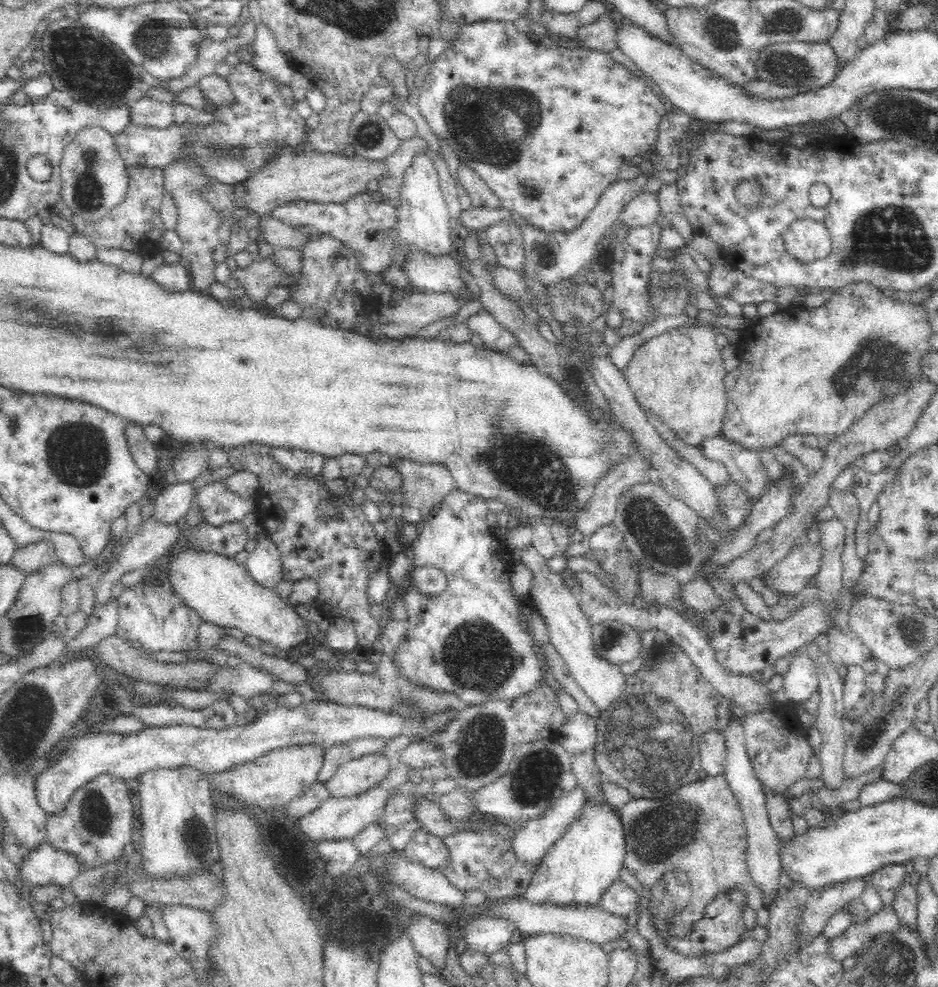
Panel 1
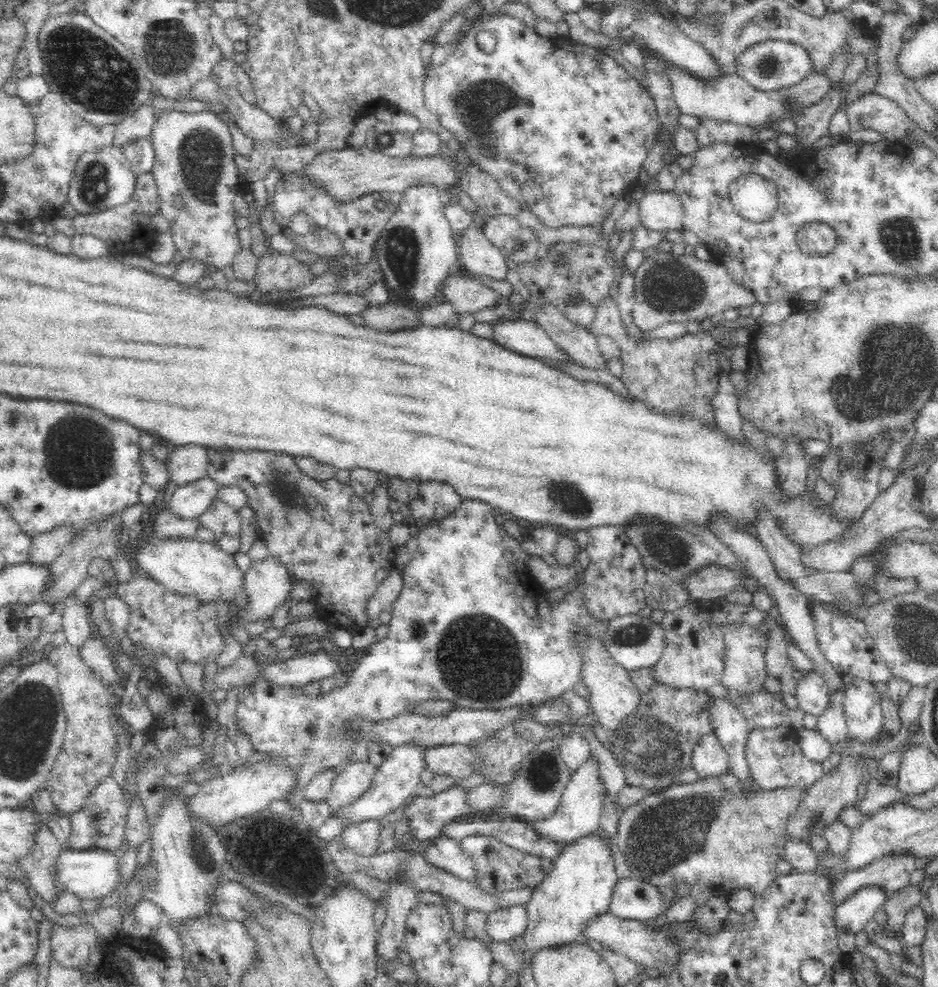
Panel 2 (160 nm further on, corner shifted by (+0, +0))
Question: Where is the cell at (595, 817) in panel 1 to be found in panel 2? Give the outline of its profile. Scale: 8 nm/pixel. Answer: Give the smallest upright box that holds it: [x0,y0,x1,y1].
[519,828,619,954]

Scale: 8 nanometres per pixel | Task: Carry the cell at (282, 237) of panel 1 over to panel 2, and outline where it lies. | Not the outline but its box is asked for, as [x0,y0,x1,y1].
[280,226,344,256]

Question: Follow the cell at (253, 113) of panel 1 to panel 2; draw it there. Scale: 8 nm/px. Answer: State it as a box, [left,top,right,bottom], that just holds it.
[120,136,156,175]

